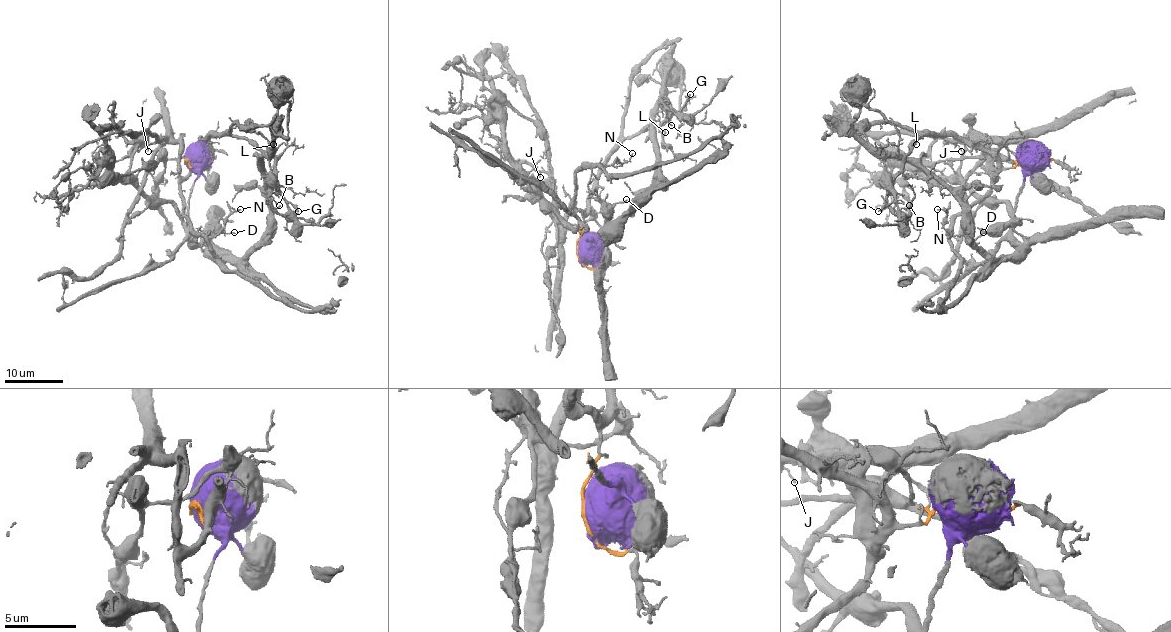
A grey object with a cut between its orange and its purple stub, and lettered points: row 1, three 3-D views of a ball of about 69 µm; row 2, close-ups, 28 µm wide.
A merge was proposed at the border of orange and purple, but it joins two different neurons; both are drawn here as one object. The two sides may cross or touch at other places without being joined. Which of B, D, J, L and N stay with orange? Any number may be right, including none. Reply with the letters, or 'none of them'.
B, J, L, N

